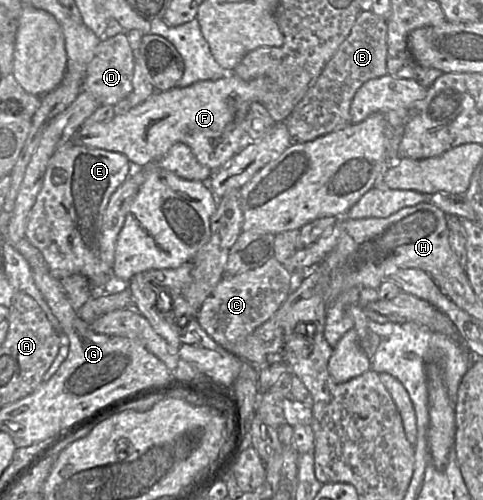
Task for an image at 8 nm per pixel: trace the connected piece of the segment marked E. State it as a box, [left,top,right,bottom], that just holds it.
[25,141,132,285]

